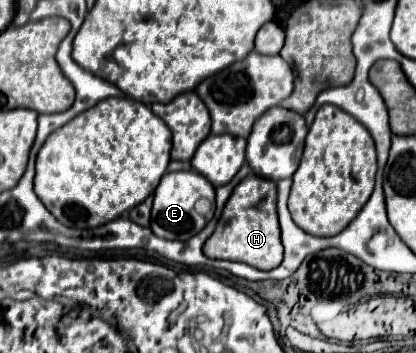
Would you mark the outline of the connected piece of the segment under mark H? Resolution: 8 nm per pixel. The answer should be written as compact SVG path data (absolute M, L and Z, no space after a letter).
M249 174L235 186L231 198L227 200L223 214L217 222L215 232L203 244L203 252L209 258L245 262L257 270L273 270L283 260L283 244L277 222L277 188L275 182Z

